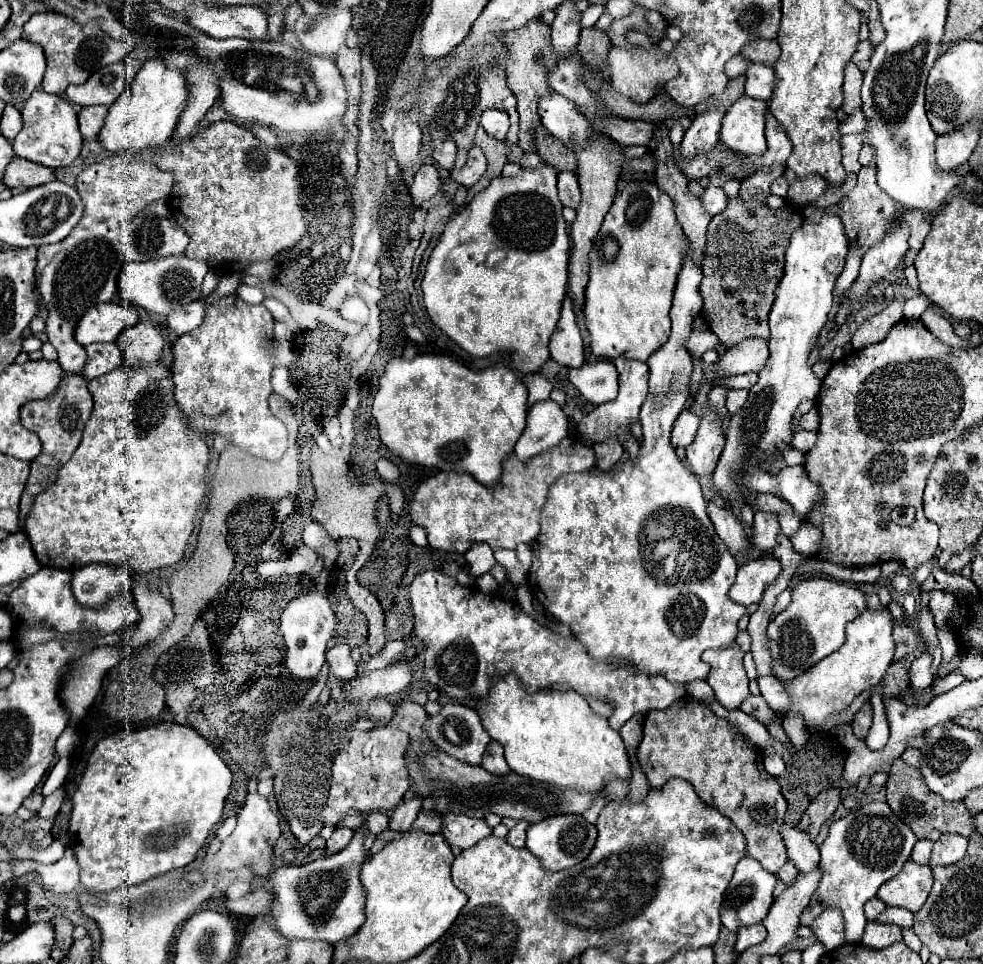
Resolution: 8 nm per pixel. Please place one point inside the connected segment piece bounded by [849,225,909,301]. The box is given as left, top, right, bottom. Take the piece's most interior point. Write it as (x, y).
(881, 259)

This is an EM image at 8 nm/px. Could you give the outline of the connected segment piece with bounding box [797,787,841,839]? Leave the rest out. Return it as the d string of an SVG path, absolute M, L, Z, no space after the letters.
M831 787L831 789L823 791L823 793L819 793L811 801L811 805L807 807L807 811L803 813L803 817L797 823L797 827L803 829L805 833L809 833L811 839L815 839L817 833L819 833L819 829L821 829L821 825L835 813L835 809L839 805L839 793L841 793L839 787Z

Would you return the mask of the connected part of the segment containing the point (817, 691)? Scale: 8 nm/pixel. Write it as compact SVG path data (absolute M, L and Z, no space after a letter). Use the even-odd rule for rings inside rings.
M867 609L855 621L847 623L847 641L839 651L835 651L835 655L829 655L827 659L815 663L815 667L811 667L803 675L791 679L791 683L785 683L791 699L789 713L801 715L807 729L819 729L829 721L833 713L845 711L857 695L875 687L883 679L893 659L895 643L891 631L893 617L889 609Z

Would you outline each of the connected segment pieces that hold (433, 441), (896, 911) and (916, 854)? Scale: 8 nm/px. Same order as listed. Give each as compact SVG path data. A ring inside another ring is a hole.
M417 355L413 359L395 357L387 363L379 379L379 391L373 399L373 417L379 423L381 441L409 463L459 471L473 475L485 487L495 487L501 479L501 461L513 451L525 429L527 387L505 365L473 371L447 355Z
M887 907L879 917L879 923L895 923L899 927L913 927L913 913L903 907Z
M929 839L917 841L915 847L913 847L913 853L911 853L911 859L913 859L915 863L927 865L927 863L929 863L929 857L931 857L931 849L933 849L933 841L929 841Z

